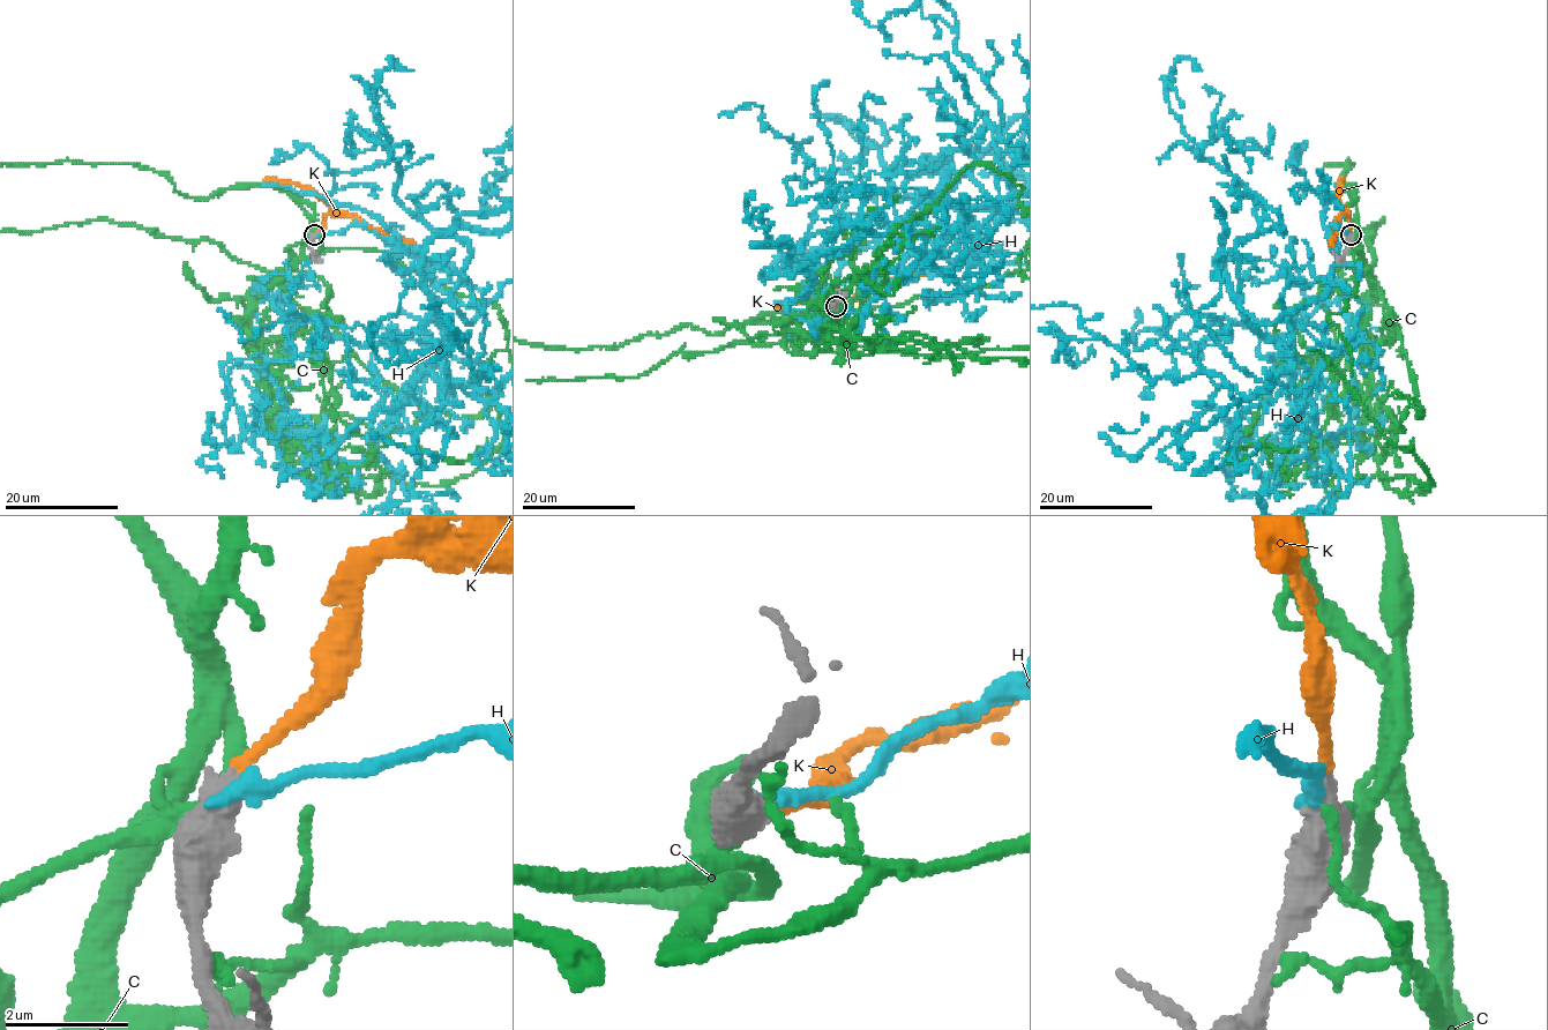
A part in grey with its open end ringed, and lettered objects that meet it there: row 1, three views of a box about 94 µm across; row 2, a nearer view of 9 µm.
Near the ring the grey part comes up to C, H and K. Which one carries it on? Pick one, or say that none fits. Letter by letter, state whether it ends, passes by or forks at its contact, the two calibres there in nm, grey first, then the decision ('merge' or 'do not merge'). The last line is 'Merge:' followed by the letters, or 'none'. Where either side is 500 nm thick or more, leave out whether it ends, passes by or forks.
C: 700 nm thick on the grey side, 200 nm on the other; do not merge
H: 600 nm thick on the grey side, 280 nm on the other; do not merge
K: it ends there; 440 nm thick on the grey side, 190 nm on the other; merge
Merge: K

